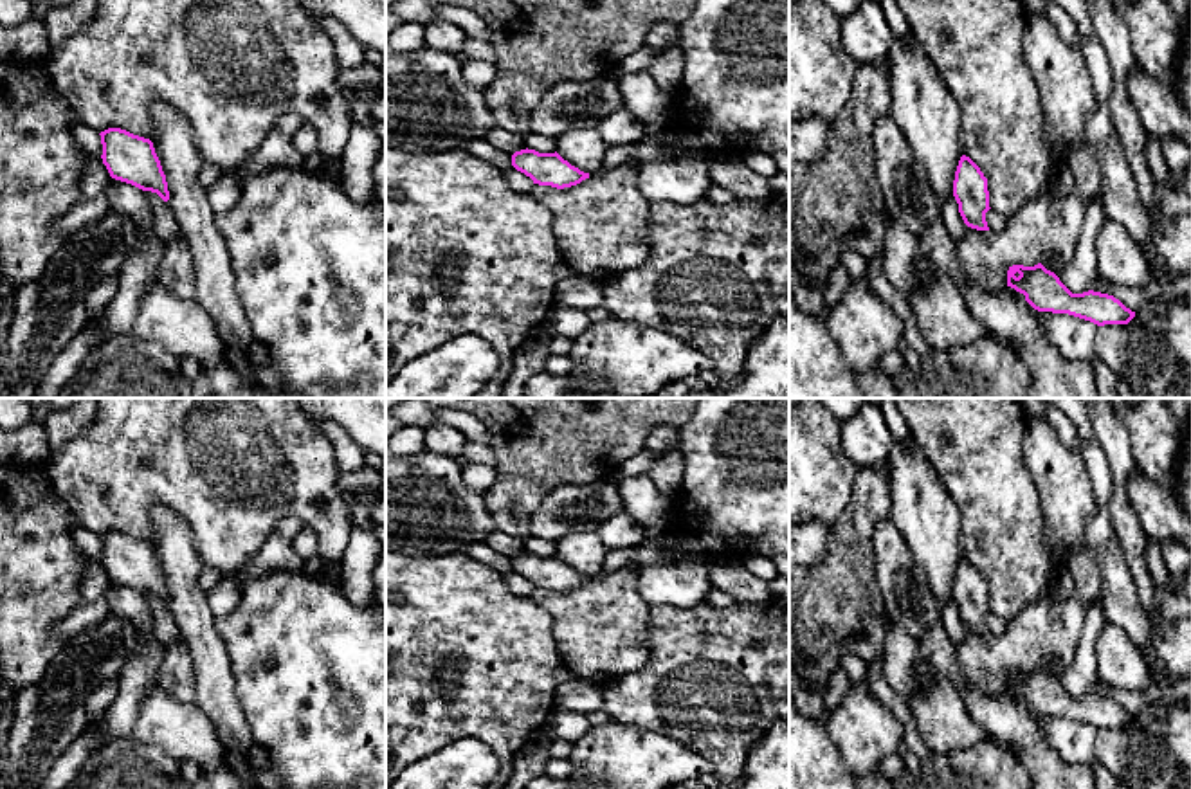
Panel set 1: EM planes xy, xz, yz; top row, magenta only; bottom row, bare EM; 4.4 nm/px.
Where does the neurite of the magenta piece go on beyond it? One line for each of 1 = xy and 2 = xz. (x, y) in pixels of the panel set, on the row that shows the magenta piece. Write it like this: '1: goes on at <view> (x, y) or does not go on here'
1: does not go on here
2: does not go on here

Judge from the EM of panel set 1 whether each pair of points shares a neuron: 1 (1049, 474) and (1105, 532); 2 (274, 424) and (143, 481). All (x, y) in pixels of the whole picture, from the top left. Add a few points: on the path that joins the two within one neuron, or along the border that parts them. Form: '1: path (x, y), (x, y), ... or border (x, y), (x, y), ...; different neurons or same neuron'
1: border (1090, 474), (1094, 514), (1087, 525), (1083, 546); different neurons
2: path (242, 429), (197, 429), (175, 449); same neuron

